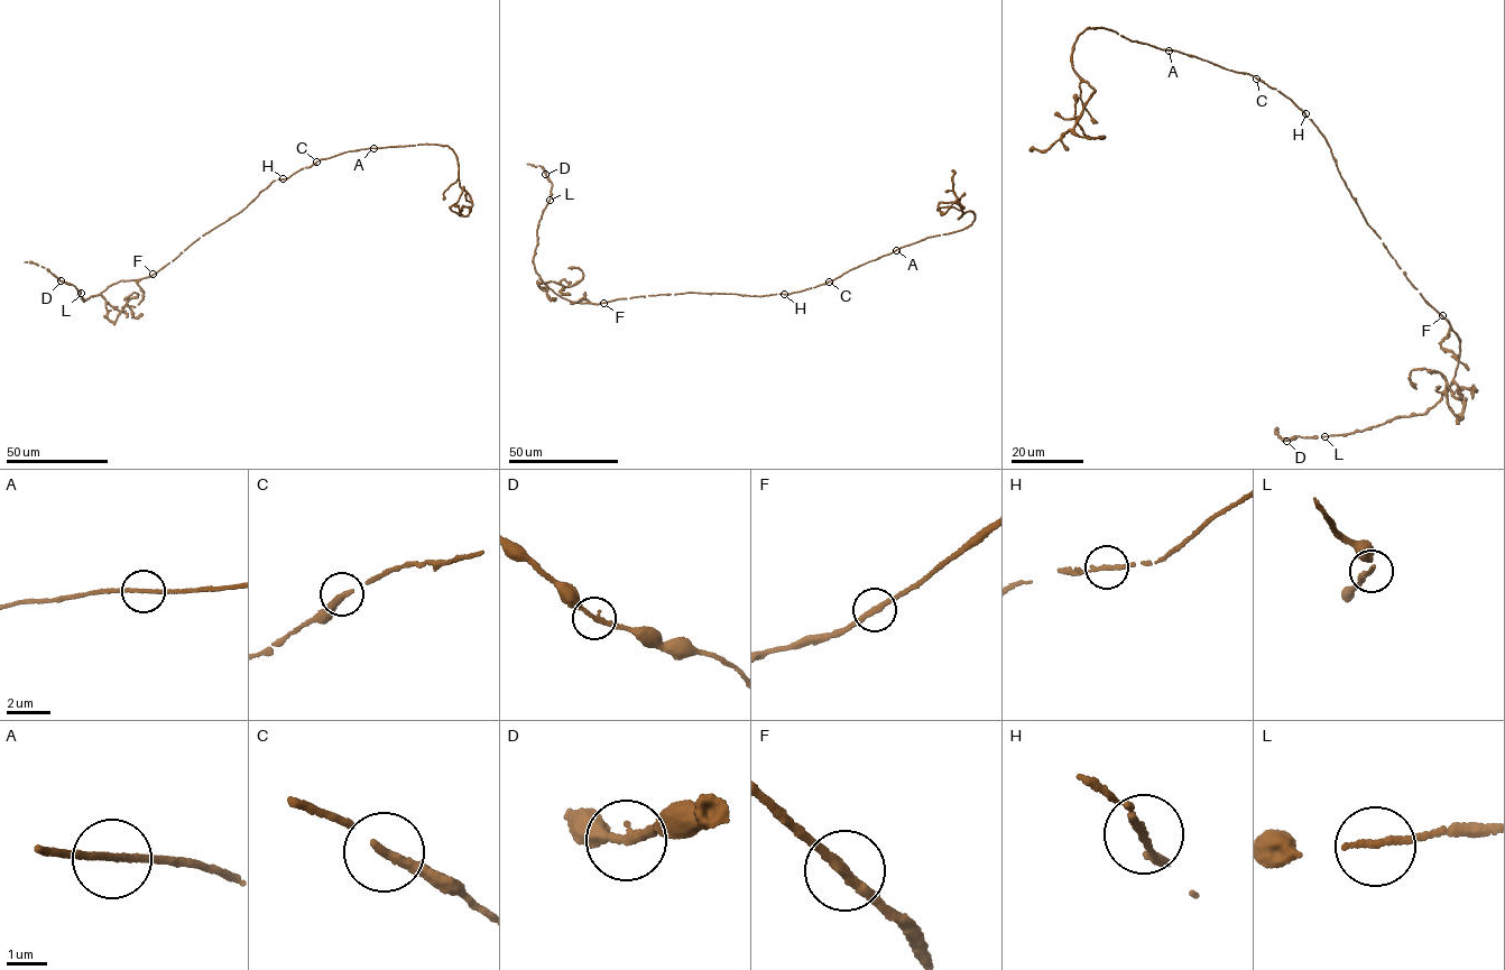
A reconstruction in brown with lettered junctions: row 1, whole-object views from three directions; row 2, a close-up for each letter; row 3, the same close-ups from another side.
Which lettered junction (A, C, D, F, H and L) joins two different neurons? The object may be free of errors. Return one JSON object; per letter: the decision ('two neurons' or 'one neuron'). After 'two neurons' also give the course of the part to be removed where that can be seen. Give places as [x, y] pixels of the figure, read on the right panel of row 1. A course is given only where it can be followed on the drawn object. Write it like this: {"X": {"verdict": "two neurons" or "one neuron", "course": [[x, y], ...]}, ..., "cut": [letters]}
{"A": {"verdict": "one neuron"}, "C": {"verdict": "one neuron"}, "D": {"verdict": "one neuron"}, "F": {"verdict": "one neuron"}, "H": {"verdict": "one neuron"}, "L": {"verdict": "one neuron"}, "cut": []}

